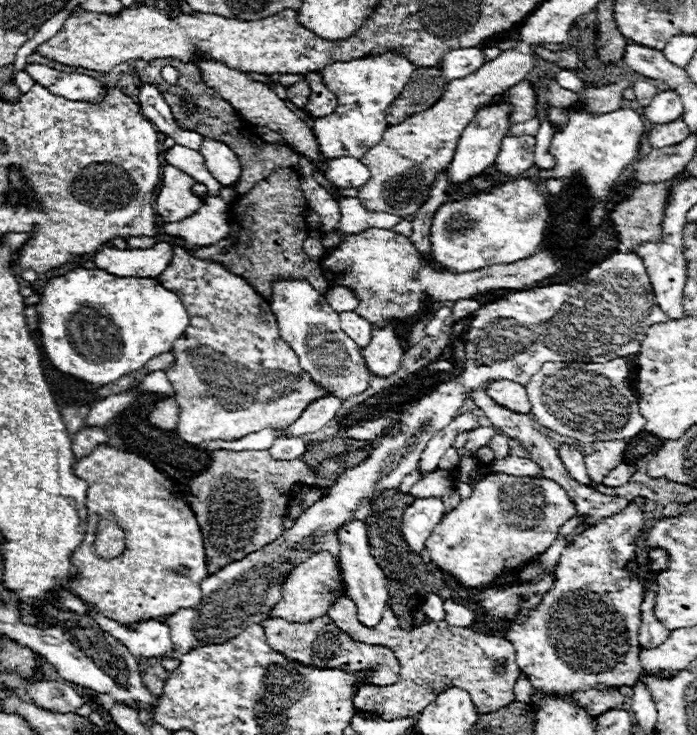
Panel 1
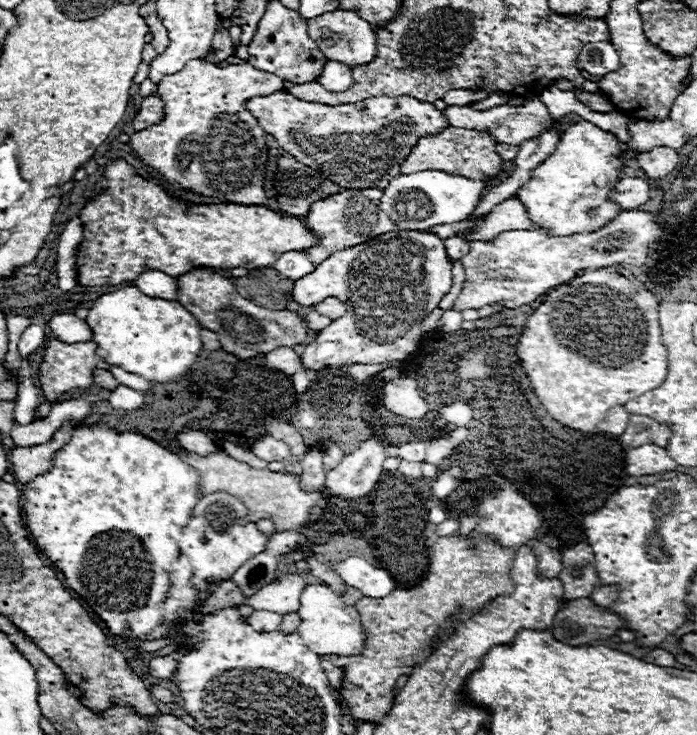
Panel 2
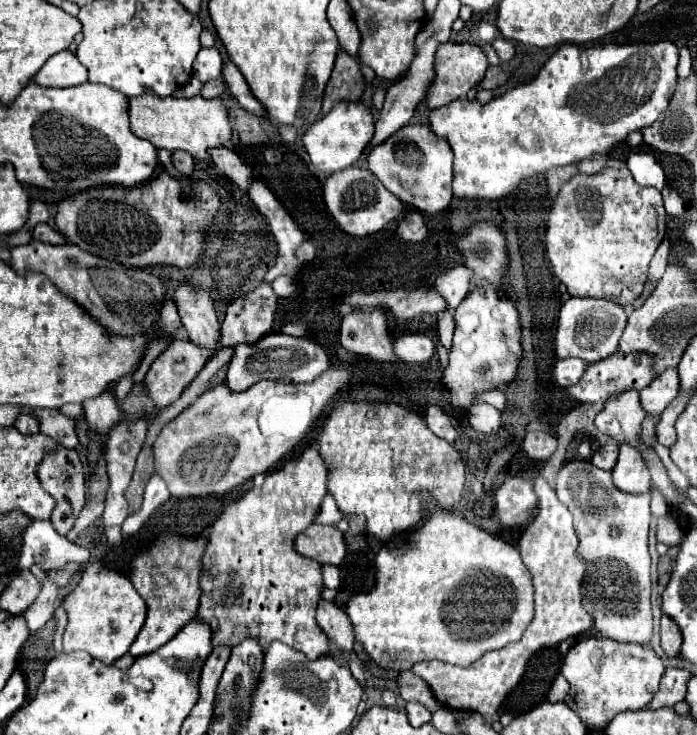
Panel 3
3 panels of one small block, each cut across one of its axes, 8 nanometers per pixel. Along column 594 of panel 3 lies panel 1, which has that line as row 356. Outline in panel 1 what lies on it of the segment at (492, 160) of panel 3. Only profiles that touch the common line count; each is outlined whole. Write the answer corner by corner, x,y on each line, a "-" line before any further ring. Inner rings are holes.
74,268
64,276
54,276
44,286
40,294
38,310
38,330
44,356
64,374
72,374
90,384
108,384
126,374
140,370
150,358
170,352
172,344
184,334
188,328
188,312
182,300
166,290
154,278
118,278
108,274
106,270
94,268

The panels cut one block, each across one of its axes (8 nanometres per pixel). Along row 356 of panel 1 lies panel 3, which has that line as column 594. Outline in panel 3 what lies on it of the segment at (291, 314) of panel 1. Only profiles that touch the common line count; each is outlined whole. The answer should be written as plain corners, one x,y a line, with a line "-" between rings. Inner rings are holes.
570,298
560,308
556,330
556,356
580,358
584,362
598,362
612,356
618,350
620,334
626,326
626,312
618,304
606,298

